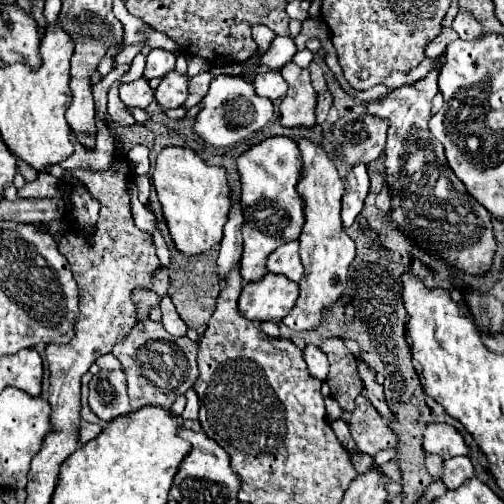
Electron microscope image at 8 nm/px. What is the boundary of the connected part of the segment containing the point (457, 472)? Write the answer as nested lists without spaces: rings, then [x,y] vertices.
[[[456,456],[456,458],[444,460],[444,468],[442,468],[440,480],[444,482],[446,488],[454,490],[454,488],[458,488],[462,482],[466,482],[472,476],[474,476],[474,466],[472,466],[468,456]]]

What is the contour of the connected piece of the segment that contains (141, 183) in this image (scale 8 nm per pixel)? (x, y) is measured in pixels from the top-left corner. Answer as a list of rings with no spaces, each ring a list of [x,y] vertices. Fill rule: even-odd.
[[[141,175],[136,178],[138,196],[140,196],[140,202],[144,202],[144,204],[149,201],[151,193],[151,180],[149,181],[149,179],[148,175]]]

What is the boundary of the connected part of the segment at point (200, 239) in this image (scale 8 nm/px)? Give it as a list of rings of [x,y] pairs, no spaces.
[[[164,148],[156,156],[152,184],[162,204],[162,214],[170,230],[174,248],[184,256],[196,256],[220,244],[222,228],[230,210],[230,184],[226,170],[206,164],[190,148]]]

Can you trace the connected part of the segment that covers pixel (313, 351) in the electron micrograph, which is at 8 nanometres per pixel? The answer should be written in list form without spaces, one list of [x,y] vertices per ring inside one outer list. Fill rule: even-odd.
[[[306,344],[306,348],[304,348],[304,362],[306,362],[306,366],[308,366],[308,372],[310,372],[314,378],[318,378],[318,380],[324,380],[324,378],[326,378],[328,360],[326,360],[326,354],[322,354],[318,346]]]

